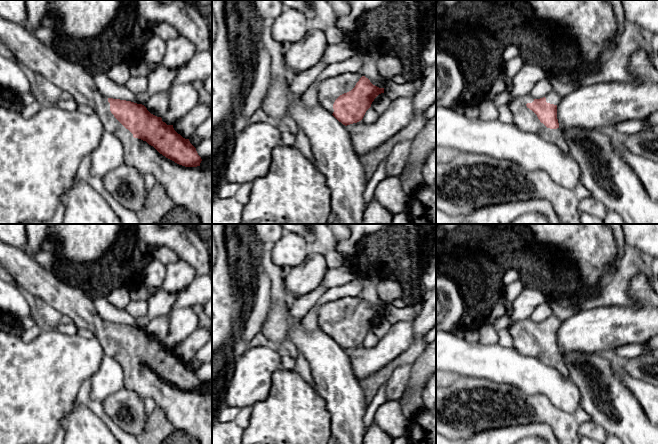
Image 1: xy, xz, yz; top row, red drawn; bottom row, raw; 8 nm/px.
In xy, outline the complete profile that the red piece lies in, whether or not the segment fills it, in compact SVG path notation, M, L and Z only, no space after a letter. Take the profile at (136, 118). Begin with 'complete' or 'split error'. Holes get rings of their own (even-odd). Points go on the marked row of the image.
split error; M1 16L0 42L7 46L20 64L43 76L62 91L69 92L78 105L89 106L99 116L104 131L114 134L121 141L124 147L124 164L136 168L143 176L152 174L176 206L181 206L197 216L201 224L212 224L212 171L200 166L202 159L196 148L189 139L178 134L173 125L167 125L161 117L151 114L142 104L102 96L95 86L93 76L81 65L68 61L51 46L44 45L33 33L27 31L24 25L7 21Z

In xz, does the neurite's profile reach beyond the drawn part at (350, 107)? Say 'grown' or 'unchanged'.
grown

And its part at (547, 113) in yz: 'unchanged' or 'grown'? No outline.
grown

